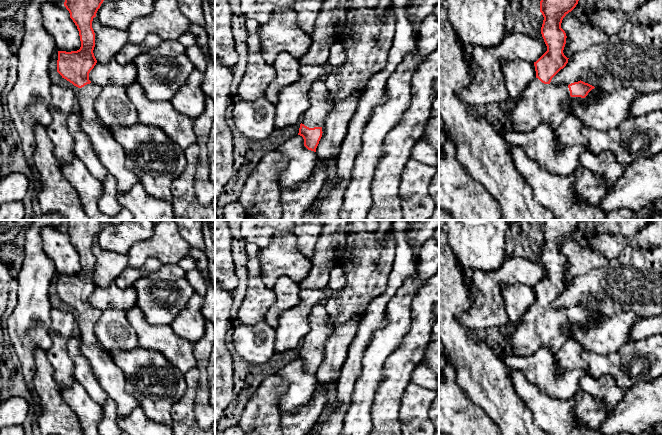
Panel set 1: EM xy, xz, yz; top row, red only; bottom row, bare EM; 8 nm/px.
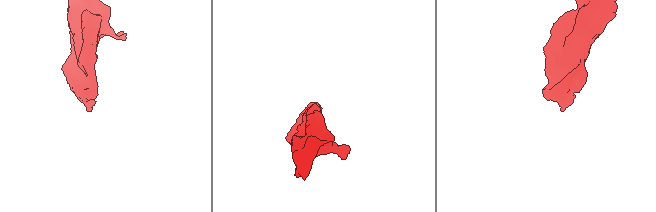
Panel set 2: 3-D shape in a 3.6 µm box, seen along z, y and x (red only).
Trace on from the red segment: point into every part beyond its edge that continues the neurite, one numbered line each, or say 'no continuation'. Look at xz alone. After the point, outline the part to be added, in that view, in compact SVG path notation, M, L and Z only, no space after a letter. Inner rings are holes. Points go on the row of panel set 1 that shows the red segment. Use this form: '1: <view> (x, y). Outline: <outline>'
1: xz (321, 103). Outline: M325 80L312 84L309 93L310 107L302 116L302 124L309 128L322 127L325 119L333 108L333 101Z

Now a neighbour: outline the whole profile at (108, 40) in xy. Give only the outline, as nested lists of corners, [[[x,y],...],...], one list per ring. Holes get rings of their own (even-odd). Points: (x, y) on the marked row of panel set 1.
[[[96,17],[93,18],[92,28],[95,33],[94,56],[97,62],[107,64],[128,43],[128,32],[103,26]]]

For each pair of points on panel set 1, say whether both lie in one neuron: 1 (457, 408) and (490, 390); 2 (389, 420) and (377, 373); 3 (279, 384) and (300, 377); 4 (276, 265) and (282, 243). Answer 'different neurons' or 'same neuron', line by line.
1: different neurons
2: different neurons
3: different neurons
4: same neuron

